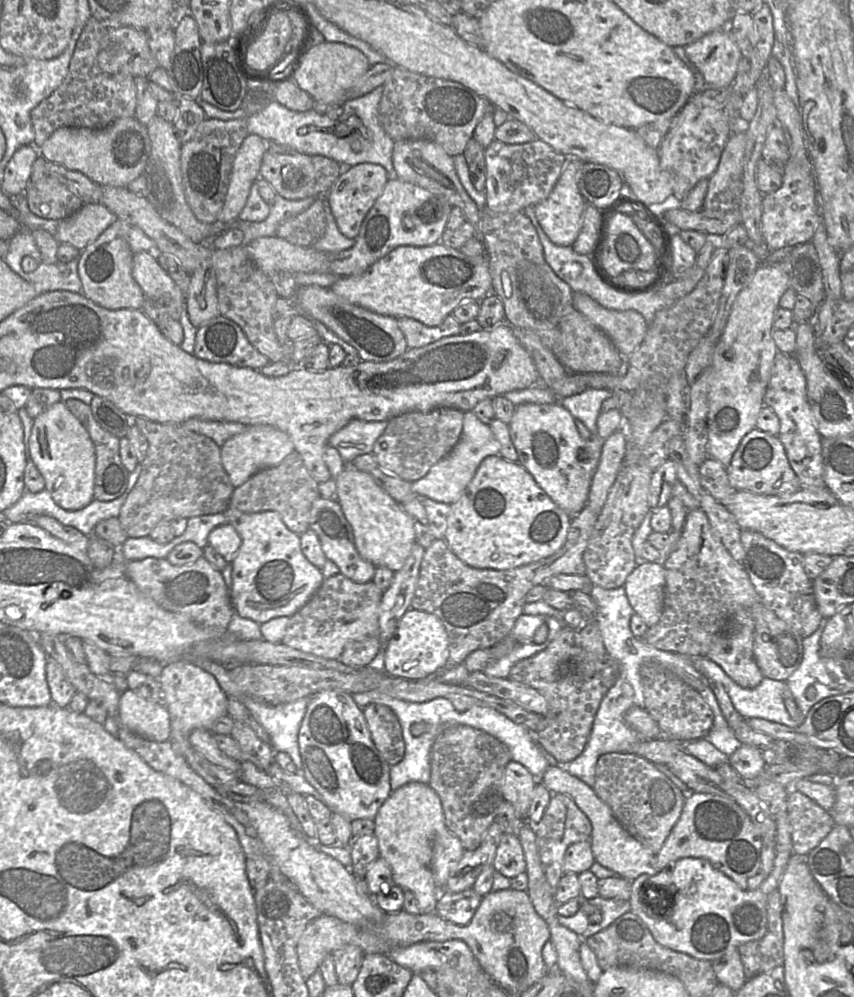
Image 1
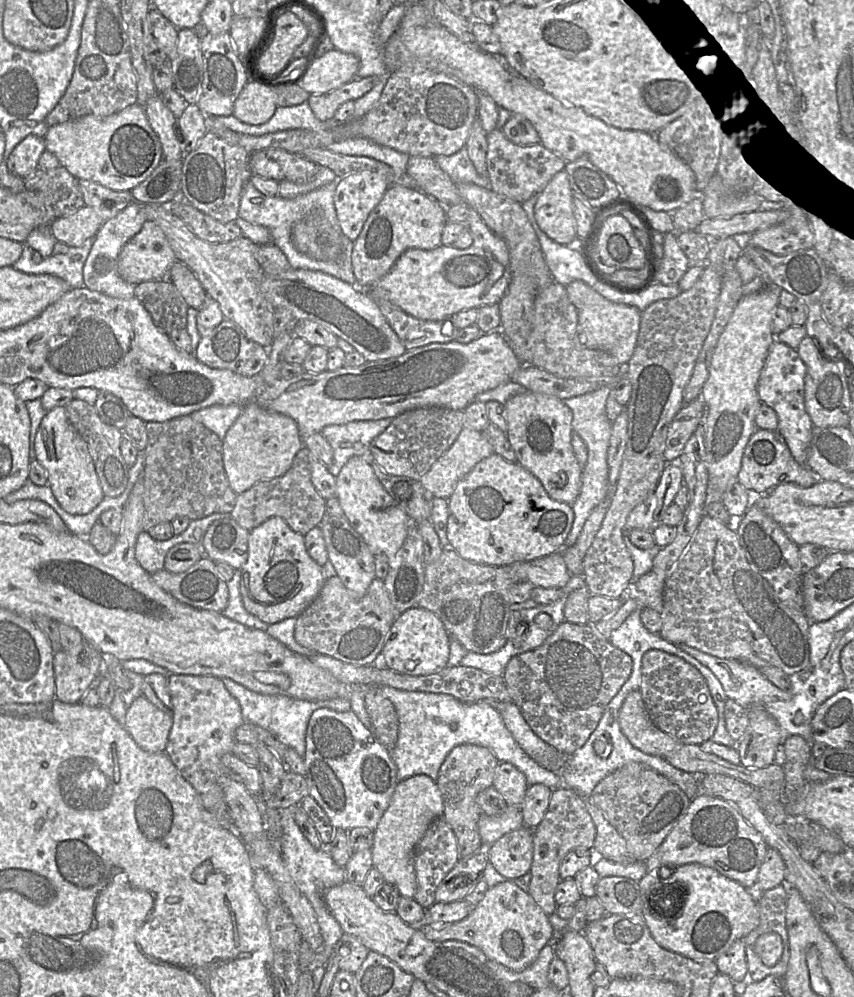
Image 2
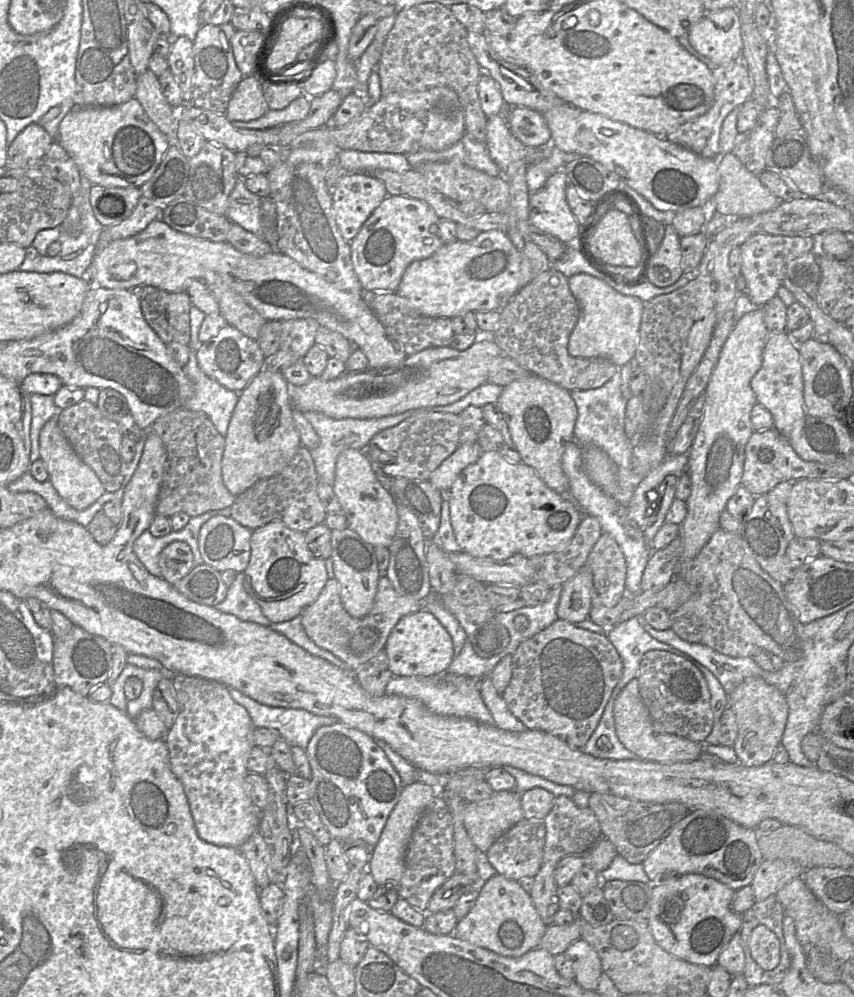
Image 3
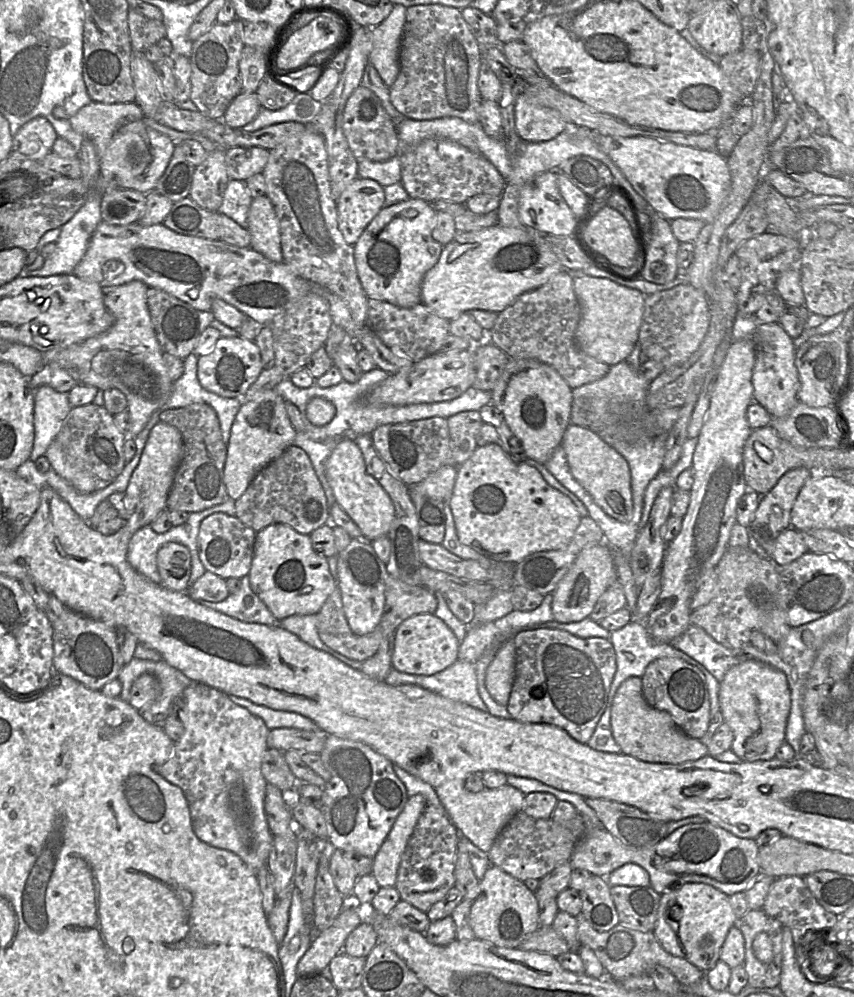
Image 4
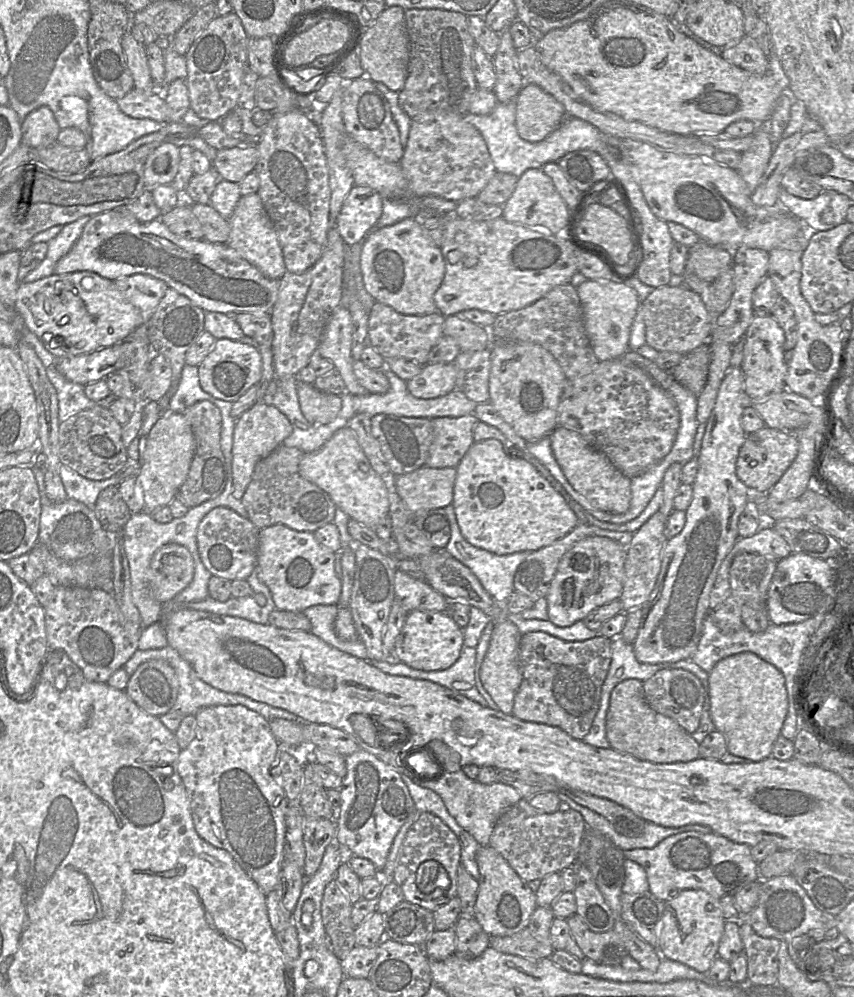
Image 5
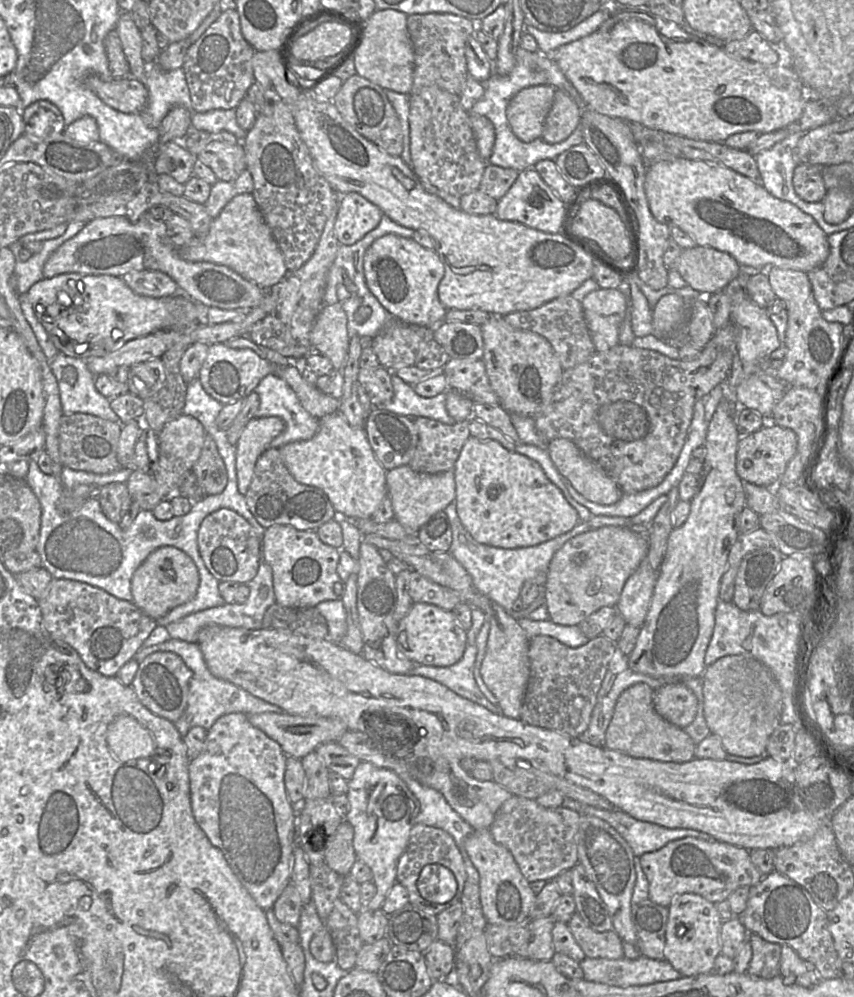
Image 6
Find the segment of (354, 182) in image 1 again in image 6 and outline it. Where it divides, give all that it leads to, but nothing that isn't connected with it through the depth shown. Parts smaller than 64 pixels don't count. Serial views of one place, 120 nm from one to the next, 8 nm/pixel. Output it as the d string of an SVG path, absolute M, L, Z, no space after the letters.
M357 192L339 197L334 231L340 244L353 245L375 229L383 212L380 208Z

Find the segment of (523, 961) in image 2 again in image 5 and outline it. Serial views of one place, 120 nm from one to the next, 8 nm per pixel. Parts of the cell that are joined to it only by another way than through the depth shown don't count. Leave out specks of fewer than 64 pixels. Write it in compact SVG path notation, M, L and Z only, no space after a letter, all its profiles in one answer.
M490 845L480 846L476 853L479 870L478 892L474 918L489 936L511 936L528 927L537 908L536 895Z

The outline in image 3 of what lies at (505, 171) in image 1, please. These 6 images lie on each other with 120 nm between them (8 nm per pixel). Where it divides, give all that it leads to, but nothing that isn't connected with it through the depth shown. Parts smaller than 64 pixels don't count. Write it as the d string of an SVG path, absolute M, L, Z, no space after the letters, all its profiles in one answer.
M501 113L487 118L486 146L501 175L513 161L525 160L528 165L538 161L543 149L527 147L515 138Z

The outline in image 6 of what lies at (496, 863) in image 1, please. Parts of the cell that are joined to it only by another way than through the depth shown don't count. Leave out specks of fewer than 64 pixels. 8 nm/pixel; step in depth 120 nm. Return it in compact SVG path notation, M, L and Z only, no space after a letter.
M511 795L497 810L489 830L493 839L511 852L529 883L550 881L578 863L576 834L579 820L580 814L574 810L562 806L545 808L533 799Z

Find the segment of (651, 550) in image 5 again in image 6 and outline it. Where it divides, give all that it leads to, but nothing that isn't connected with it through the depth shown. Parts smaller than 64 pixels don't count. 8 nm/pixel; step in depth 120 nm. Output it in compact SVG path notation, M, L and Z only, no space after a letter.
M642 559L636 571L627 579L616 604L617 613L626 624L641 628L652 599L658 572L648 560Z

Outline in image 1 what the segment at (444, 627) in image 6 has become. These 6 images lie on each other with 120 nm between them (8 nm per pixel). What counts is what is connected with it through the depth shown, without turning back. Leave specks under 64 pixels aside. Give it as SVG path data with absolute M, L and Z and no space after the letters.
M410 608L399 620L377 664L392 677L407 680L431 678L443 670L447 651L448 636L439 618L432 613Z

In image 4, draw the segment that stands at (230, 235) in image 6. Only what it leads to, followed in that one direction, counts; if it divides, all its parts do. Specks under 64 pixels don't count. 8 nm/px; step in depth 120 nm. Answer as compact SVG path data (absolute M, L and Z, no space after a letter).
M262 195L252 200L248 213L247 229L251 236L250 248L272 262L281 263L284 261L279 221L268 196Z

